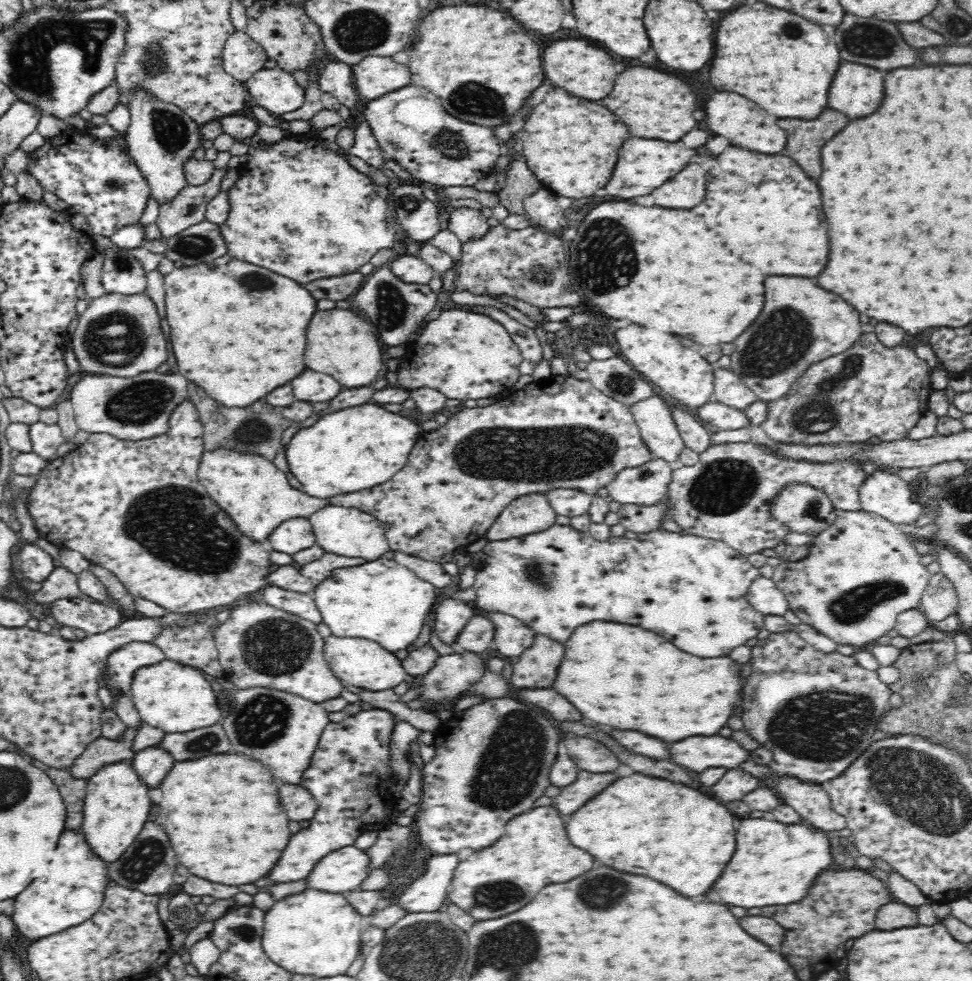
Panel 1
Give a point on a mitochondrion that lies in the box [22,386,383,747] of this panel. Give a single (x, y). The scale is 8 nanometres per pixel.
(161, 520)

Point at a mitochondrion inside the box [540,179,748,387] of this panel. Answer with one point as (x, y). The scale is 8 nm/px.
(607, 260)

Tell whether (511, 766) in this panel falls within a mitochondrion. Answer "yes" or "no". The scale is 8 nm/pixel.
yes

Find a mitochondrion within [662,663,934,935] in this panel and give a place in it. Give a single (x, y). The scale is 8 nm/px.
(835, 730)

